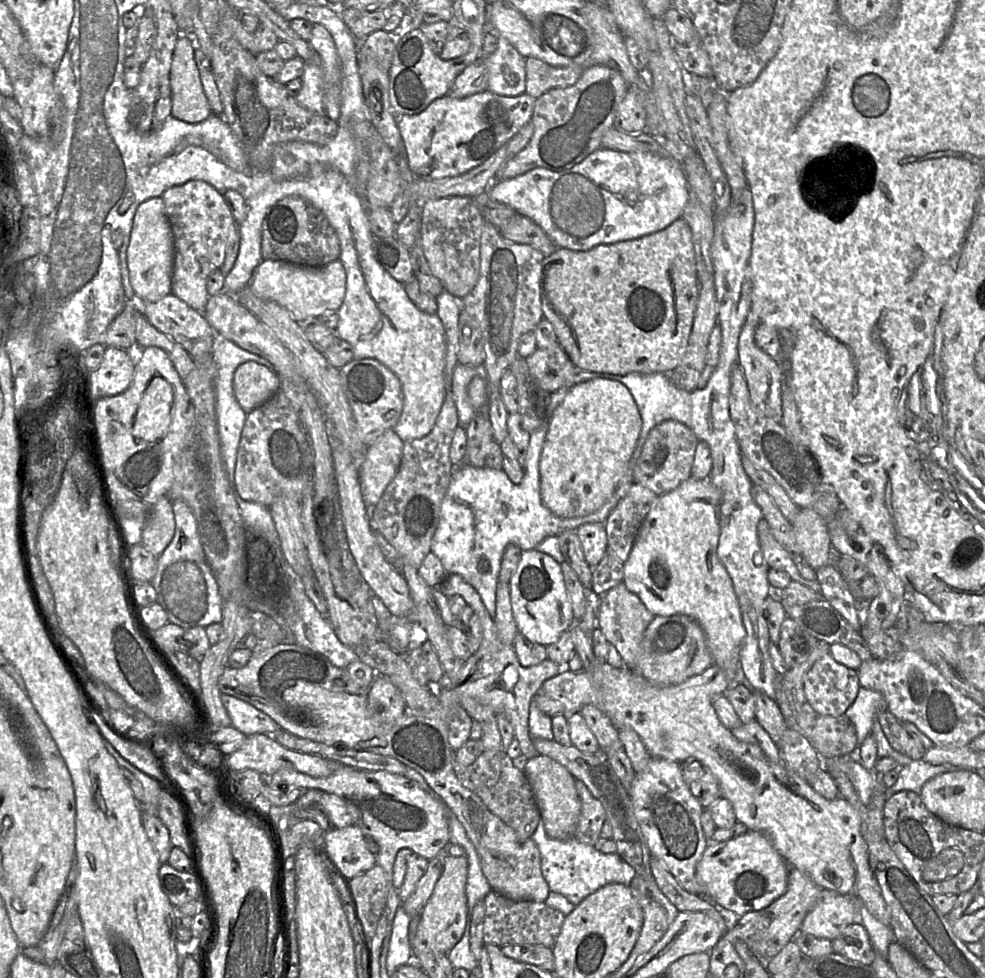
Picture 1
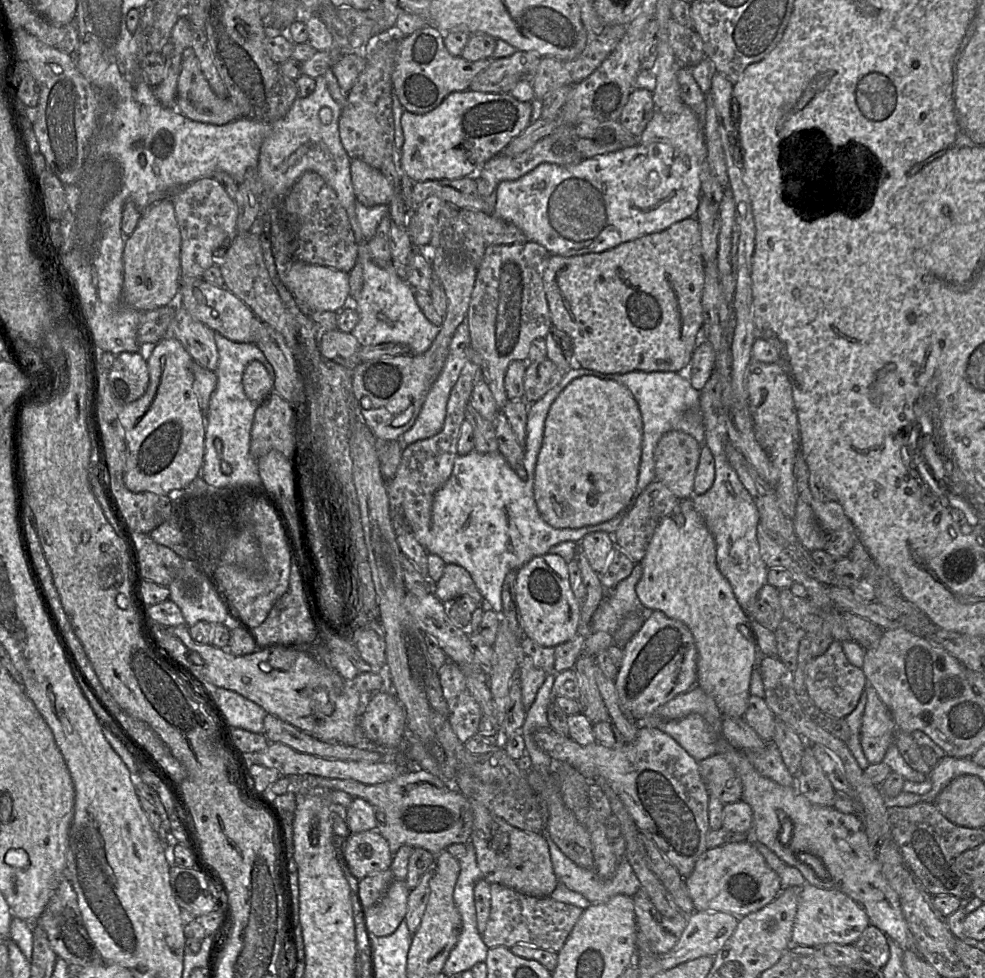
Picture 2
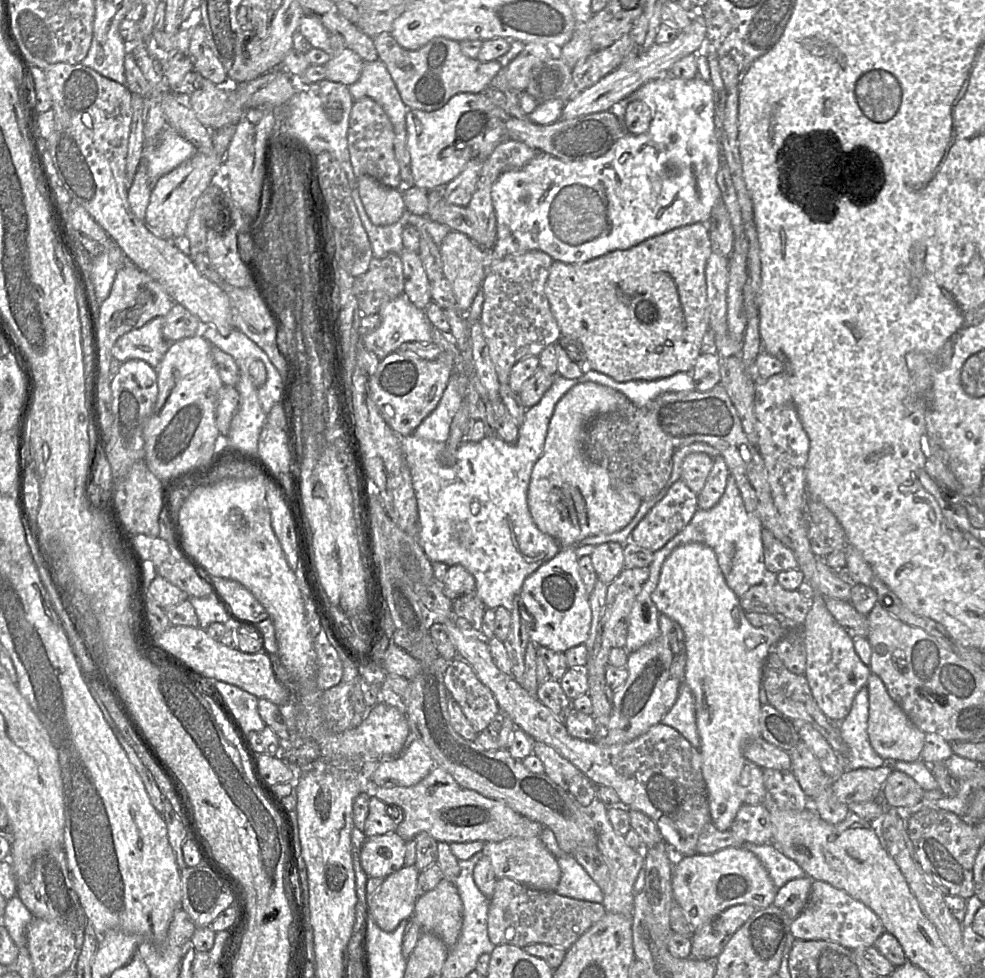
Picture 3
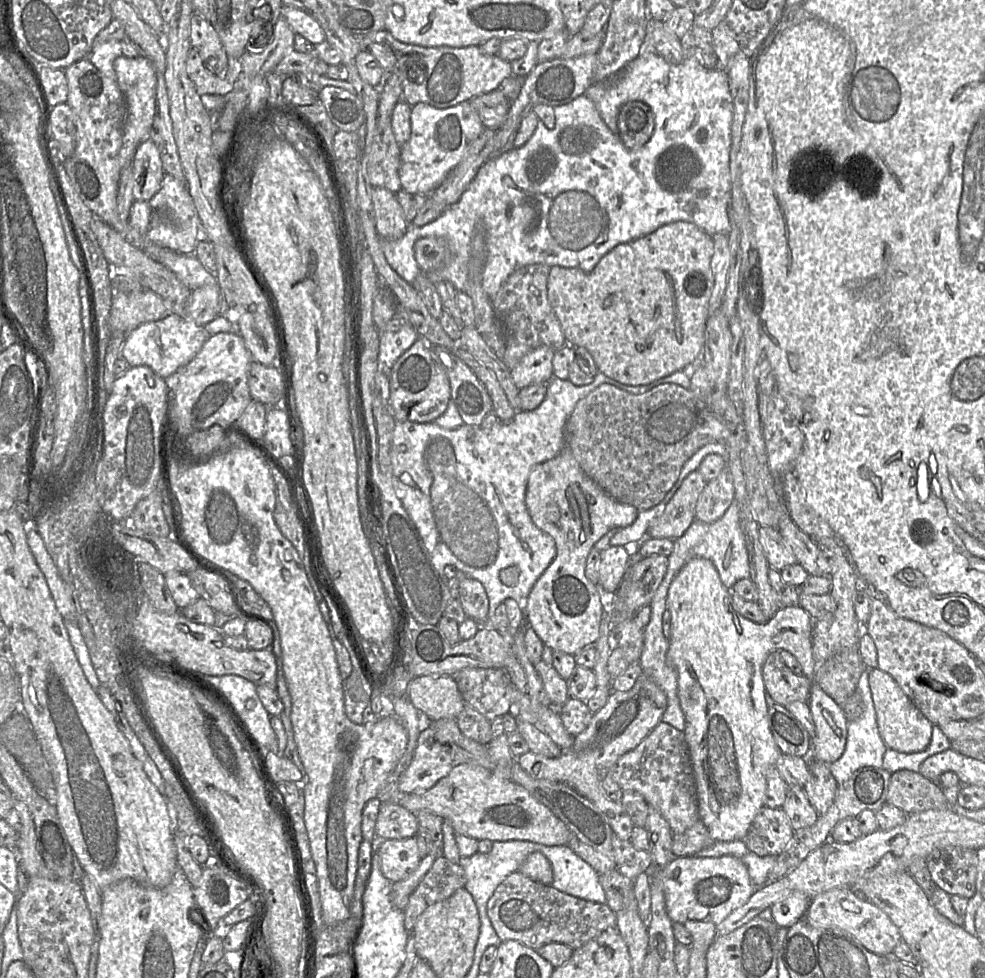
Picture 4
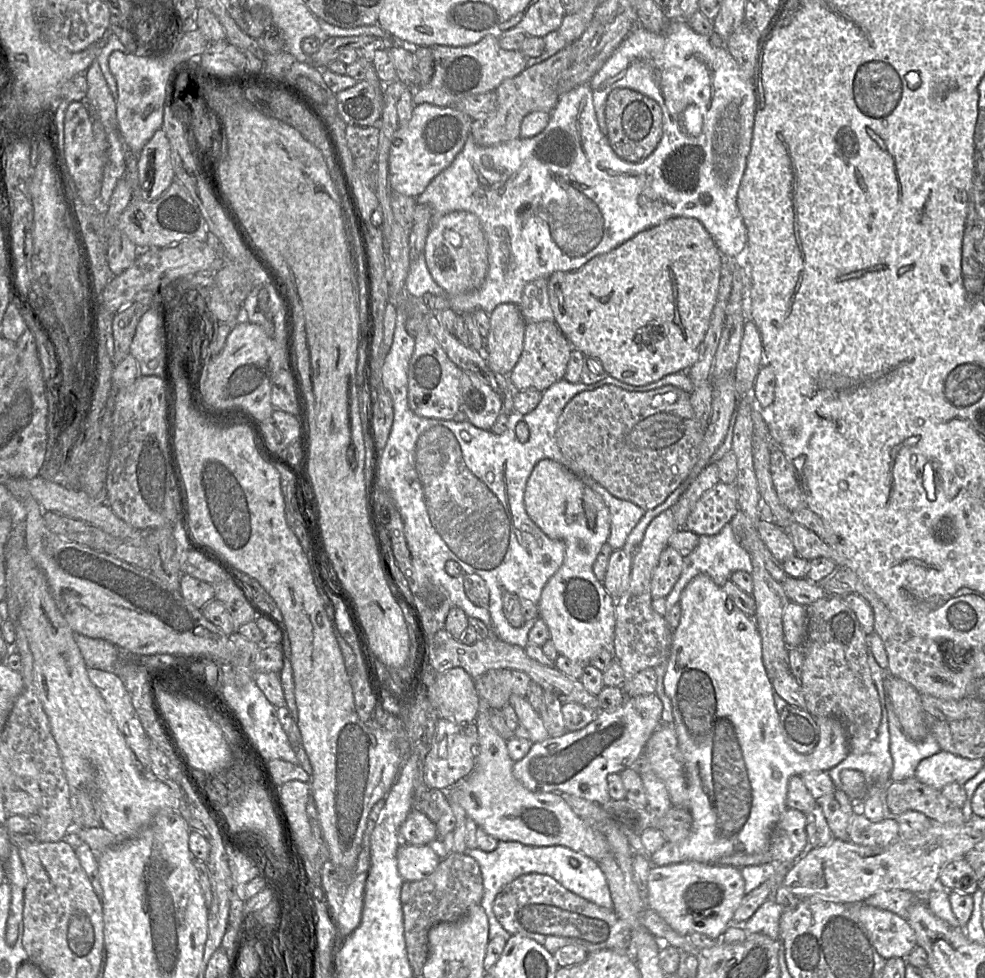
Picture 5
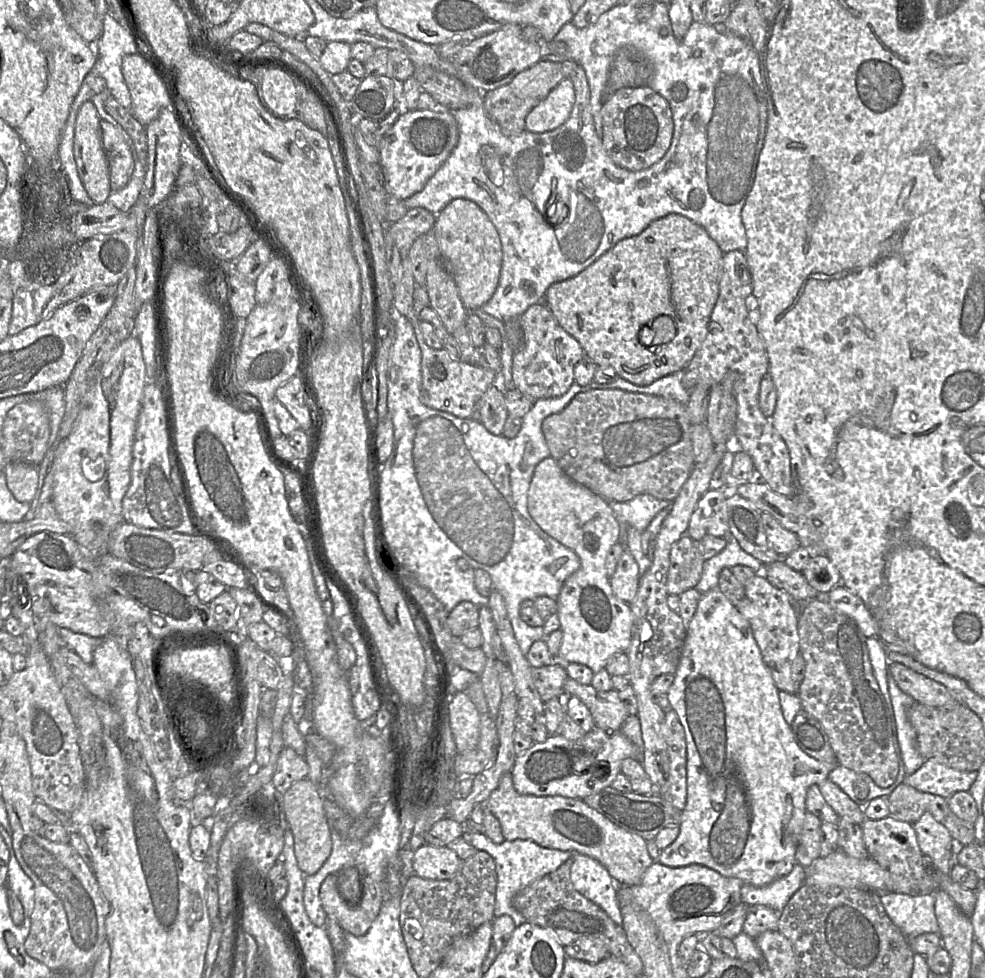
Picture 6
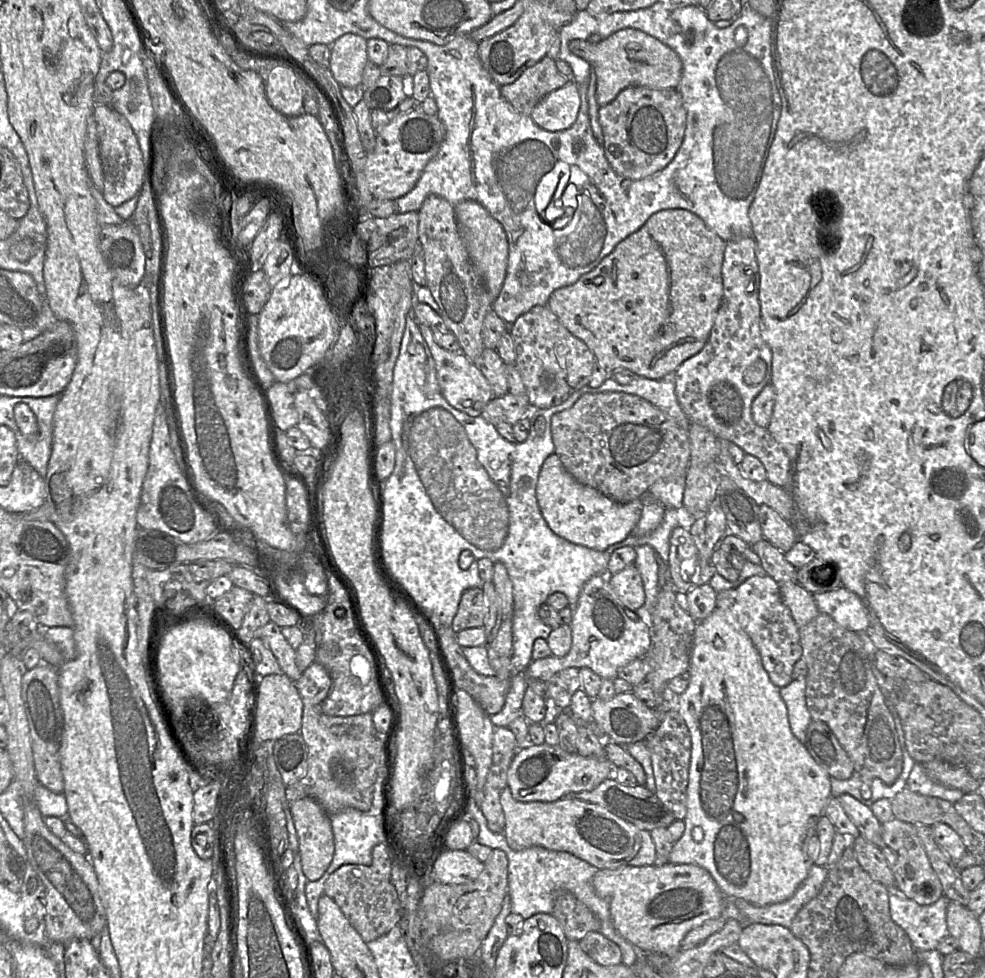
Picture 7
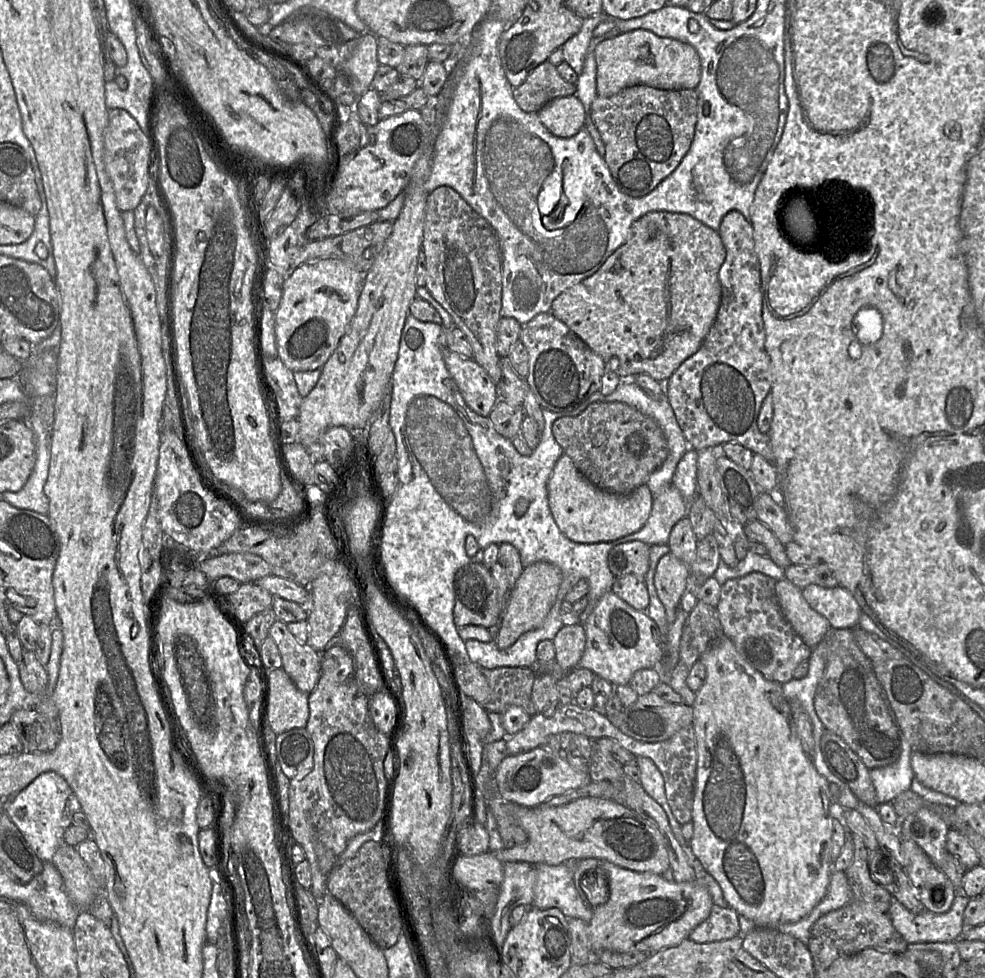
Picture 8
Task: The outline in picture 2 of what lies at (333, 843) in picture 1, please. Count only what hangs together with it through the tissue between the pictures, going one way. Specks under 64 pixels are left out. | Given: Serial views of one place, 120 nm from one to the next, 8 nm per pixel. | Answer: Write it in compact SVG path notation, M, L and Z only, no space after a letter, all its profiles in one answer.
M377 830L351 833L342 853L351 874L359 880L390 869L394 856L387 840Z

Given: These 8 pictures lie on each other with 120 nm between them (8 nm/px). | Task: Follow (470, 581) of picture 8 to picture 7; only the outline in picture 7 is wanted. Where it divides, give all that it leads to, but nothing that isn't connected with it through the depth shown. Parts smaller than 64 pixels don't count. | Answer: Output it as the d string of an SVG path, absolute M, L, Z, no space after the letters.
M469 588L461 596L451 628L458 633L469 628L483 627L486 614L487 606L482 589Z

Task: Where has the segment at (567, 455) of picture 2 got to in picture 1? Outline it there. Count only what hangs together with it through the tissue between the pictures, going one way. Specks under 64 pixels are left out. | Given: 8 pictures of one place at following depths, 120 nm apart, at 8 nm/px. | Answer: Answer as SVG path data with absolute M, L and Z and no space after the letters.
M595 378L571 387L550 417L541 452L540 494L545 507L562 518L586 516L601 508L624 476L641 429L642 419L635 400L620 381Z

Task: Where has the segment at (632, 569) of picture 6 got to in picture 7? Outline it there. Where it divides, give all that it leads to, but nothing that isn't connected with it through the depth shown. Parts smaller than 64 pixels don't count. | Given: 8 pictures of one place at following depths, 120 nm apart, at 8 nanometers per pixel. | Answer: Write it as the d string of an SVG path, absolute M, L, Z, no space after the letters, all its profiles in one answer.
M634 564L610 576L609 582L615 594L628 608L636 610L644 605L644 586Z

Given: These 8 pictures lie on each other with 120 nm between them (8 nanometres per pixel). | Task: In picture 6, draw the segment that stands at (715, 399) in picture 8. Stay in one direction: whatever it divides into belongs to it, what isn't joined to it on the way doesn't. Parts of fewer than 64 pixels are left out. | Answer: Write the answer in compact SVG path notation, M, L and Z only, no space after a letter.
M740 250L723 255L719 295L710 316L707 334L680 378L684 388L690 391L699 382L707 382L712 387L729 372L738 373L734 383L737 402L734 437L737 447L753 459L759 480L778 494L794 497L789 449L773 427L771 418L764 416L759 407L760 383L769 374L769 360L756 325L752 274L746 252Z

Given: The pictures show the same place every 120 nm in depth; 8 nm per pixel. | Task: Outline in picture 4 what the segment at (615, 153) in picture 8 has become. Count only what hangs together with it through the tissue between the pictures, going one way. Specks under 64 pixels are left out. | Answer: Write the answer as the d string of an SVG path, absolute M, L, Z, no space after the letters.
M641 101L624 104L617 119L618 136L629 151L643 147L652 137L655 129L651 108Z

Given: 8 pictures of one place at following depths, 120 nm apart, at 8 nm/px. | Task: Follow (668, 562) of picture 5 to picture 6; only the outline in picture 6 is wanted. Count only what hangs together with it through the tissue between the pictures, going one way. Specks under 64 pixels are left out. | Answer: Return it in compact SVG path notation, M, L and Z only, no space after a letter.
M687 534L681 537L670 551L668 594L680 595L694 588L701 578L704 562L705 559L697 547L697 541Z

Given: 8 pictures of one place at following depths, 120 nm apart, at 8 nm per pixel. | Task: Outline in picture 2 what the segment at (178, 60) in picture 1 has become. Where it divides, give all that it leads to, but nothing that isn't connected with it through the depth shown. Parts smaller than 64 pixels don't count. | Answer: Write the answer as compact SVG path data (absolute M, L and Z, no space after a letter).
M191 47L182 53L175 108L191 120L217 126L240 118L227 97L219 97L212 91Z

